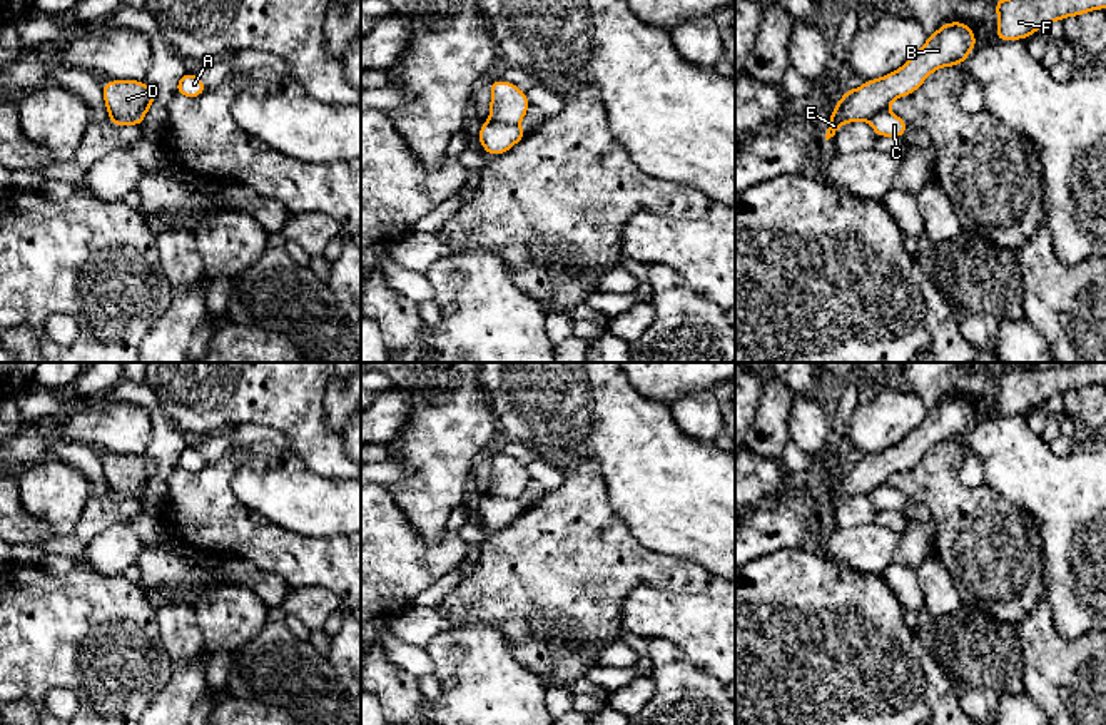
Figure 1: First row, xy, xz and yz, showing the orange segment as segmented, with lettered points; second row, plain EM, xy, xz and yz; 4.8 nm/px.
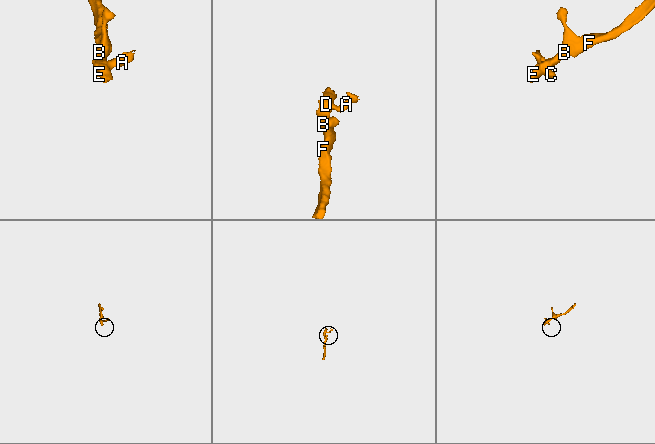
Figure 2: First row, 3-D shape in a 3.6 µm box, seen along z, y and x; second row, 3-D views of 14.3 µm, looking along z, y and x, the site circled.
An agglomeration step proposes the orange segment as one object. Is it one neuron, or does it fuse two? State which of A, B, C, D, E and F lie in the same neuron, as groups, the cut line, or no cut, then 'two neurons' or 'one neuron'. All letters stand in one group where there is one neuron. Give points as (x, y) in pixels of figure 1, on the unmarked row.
A C / B D E F | xy (111, 488), (142, 496) | two neurons

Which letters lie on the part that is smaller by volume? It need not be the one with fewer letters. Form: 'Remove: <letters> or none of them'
Remove: A, C

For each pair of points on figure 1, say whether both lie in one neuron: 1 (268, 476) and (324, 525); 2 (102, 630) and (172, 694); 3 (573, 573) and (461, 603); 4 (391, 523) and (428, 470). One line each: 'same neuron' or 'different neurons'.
1: same neuron
2: different neurons
3: same neuron
4: different neurons

